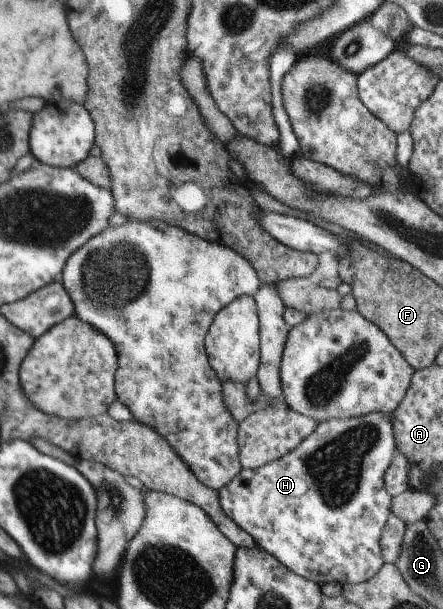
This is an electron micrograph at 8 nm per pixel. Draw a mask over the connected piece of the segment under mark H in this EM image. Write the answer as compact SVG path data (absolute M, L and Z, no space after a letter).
M369 412L364 416L331 419L317 423L316 428L313 428L313 431L306 438L303 438L298 446L289 450L287 454L283 454L281 458L255 469L242 469L236 478L218 491L221 509L224 510L225 516L235 521L257 542L260 549L275 557L284 568L296 573L297 576L321 585L329 584L329 582L340 585L366 582L369 578L376 576L379 568L382 568L381 554L383 552L379 552L379 534L383 534L383 524L389 516L389 500L391 500L383 488L383 476L396 453L396 442L394 441L391 422L391 413Z

